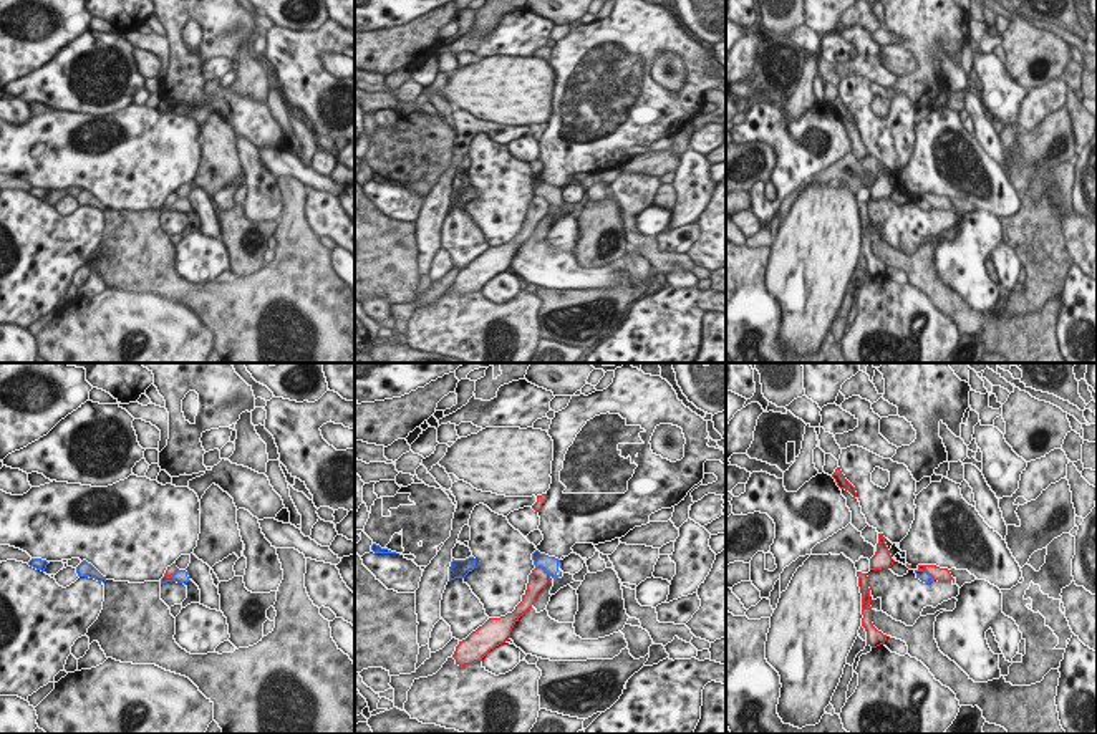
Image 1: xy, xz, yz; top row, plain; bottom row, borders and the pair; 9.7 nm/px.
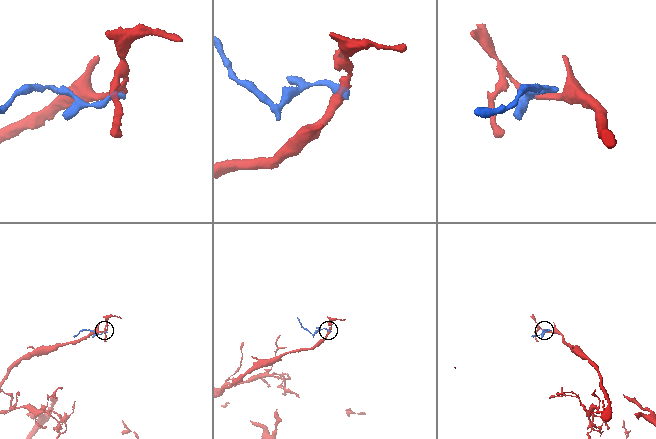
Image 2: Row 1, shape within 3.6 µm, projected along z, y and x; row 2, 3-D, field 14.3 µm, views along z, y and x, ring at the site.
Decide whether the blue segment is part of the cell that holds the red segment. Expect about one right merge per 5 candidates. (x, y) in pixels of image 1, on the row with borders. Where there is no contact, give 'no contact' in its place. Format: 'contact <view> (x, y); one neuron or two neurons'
contact xz (544, 570); two neurons

